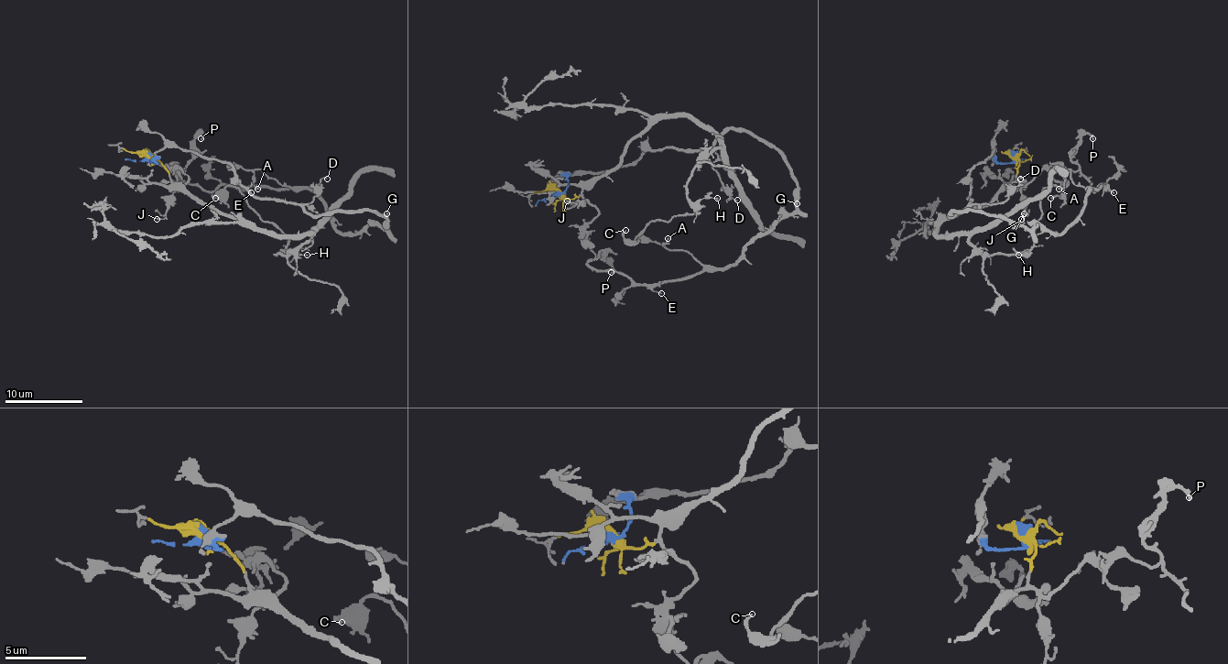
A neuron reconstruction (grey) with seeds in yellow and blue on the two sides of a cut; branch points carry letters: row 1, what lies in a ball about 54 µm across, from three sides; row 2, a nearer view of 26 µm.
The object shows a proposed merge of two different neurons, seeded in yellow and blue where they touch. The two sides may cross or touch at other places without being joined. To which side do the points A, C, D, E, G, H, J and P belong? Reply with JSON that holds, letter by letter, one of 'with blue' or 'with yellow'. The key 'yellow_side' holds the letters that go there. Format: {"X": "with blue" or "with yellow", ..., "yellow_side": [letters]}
{"A": "with blue", "C": "with yellow", "D": "with blue", "E": "with blue", "G": "with blue", "H": "with yellow", "J": "with yellow", "P": "with blue", "yellow_side": ["C", "H", "J"]}

